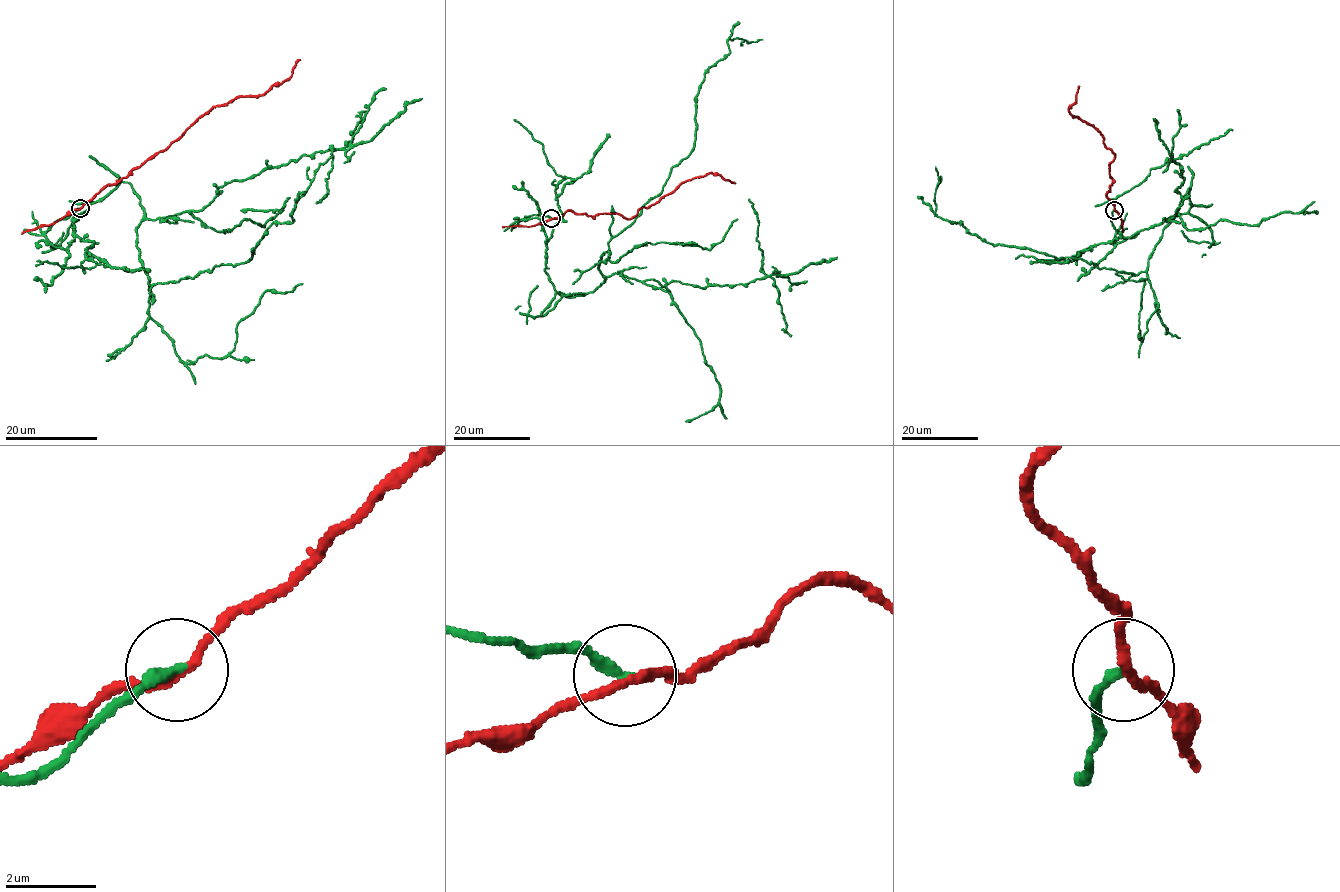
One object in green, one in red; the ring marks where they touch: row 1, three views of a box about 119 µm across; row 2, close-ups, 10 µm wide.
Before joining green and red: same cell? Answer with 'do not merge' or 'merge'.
do not merge

